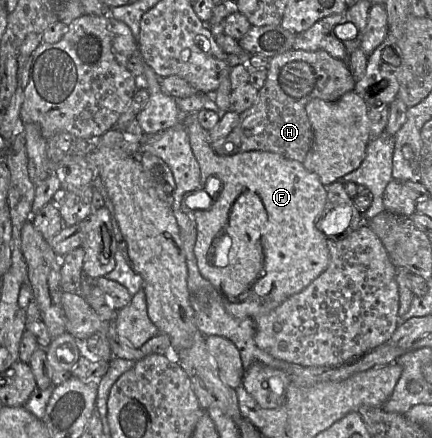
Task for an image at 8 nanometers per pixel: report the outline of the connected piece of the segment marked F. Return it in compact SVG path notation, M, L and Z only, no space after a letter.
M196 114L185 115L185 120L183 120L182 123L185 125L192 151L200 167L200 183L202 189L209 177L214 176L221 181L221 189L216 197L212 198L210 207L202 210L194 210L193 212L193 220L196 226L194 254L199 271L220 294L223 305L231 316L238 319L244 319L255 318L259 315L269 313L287 298L305 289L312 281L320 276L329 265L330 256L327 247L328 236L326 236L318 227L318 221L324 214L327 202L327 188L321 183L319 177L315 173L306 170L302 163L285 158L277 153L249 151L231 156L217 155L211 147L209 132L203 129L200 125Z

